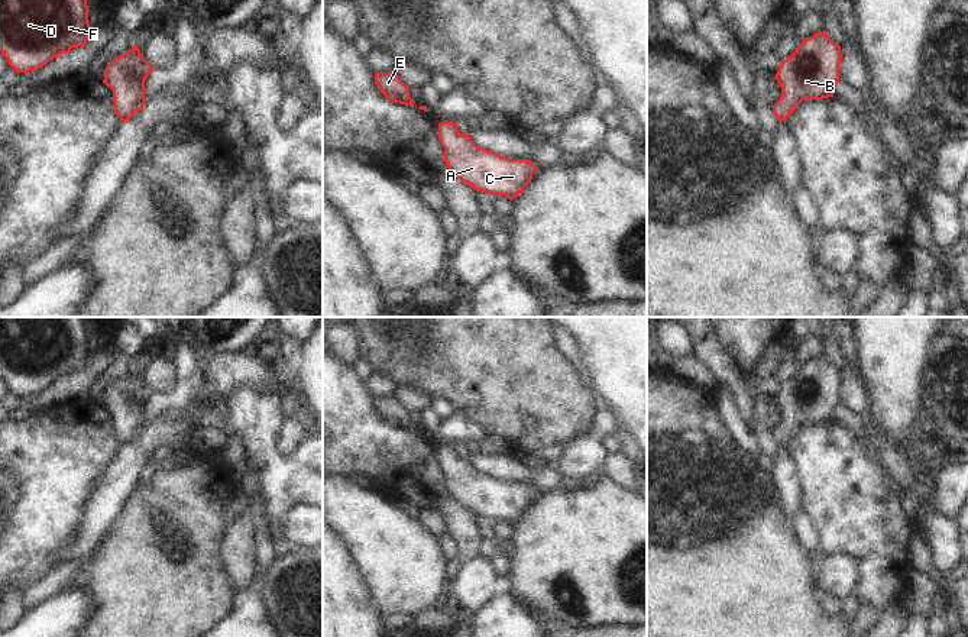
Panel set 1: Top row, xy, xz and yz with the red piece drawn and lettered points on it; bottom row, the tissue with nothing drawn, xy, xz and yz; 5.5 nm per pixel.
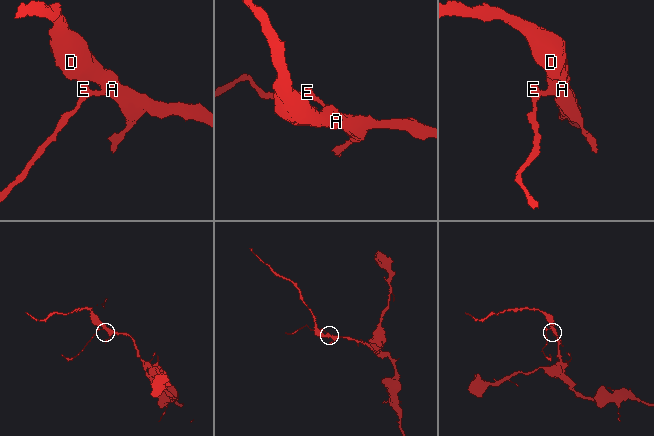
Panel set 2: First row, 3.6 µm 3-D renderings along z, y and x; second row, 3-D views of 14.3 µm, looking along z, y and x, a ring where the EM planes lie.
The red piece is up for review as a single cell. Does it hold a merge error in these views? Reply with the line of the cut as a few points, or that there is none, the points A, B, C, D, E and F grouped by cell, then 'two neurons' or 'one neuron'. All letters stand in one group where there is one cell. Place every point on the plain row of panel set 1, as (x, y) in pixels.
no cut | A B C D E F | one neuron

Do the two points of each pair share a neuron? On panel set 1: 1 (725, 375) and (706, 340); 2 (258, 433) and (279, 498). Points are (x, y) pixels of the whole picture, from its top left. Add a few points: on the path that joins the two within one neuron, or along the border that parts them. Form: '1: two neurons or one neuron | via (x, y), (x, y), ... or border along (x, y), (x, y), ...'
1: one neuron | via (721, 366), (706, 349)
2: one neuron | via (262, 449), (279, 475), (279, 482)

